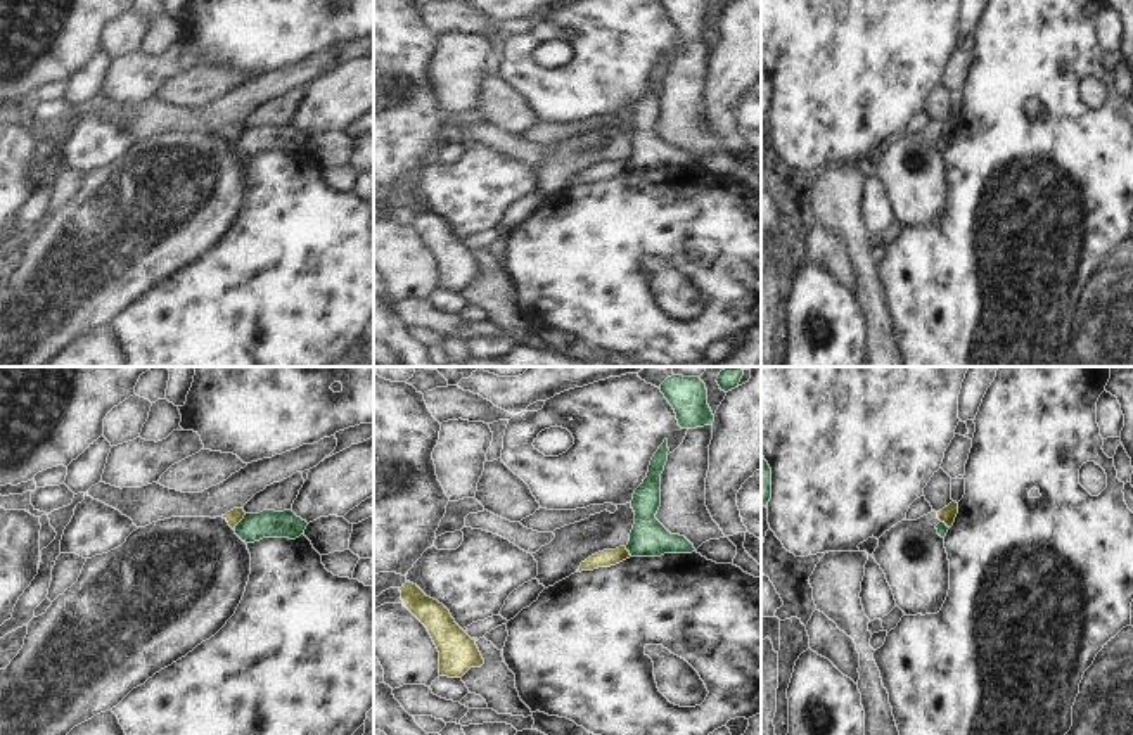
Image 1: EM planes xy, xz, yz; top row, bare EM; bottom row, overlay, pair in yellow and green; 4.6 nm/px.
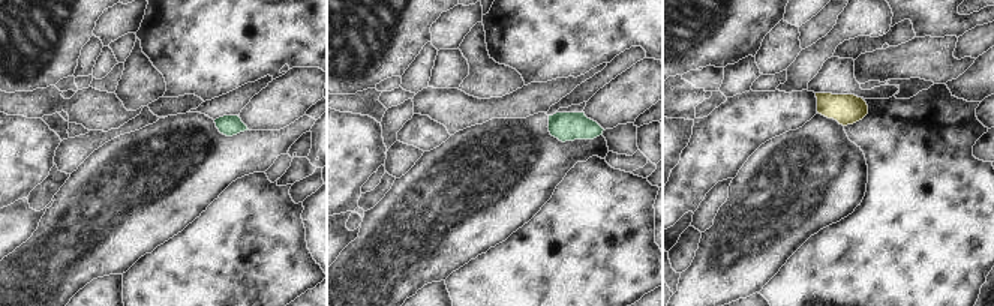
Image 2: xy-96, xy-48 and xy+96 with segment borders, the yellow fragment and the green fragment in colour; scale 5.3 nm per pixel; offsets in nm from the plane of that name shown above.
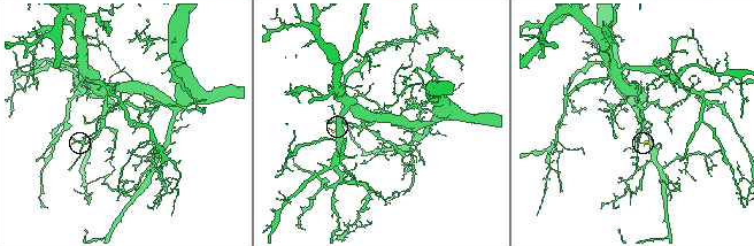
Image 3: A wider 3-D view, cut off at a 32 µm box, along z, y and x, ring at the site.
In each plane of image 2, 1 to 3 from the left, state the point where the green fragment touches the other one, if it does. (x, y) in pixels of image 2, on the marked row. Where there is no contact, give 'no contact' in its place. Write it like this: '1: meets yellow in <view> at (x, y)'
1: no contact
2: no contact
3: no contact

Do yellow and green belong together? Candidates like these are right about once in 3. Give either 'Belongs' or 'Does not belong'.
Does not belong.

